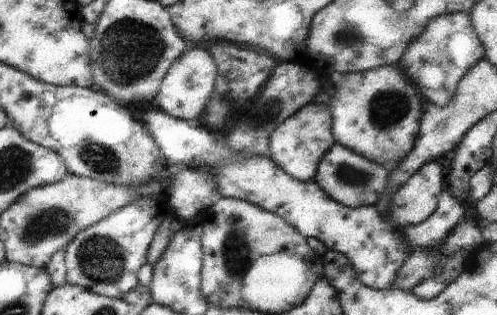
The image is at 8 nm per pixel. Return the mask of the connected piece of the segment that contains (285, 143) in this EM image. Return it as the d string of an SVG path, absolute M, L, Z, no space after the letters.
M320 103L302 106L296 114L288 116L274 132L272 132L268 153L278 168L298 180L312 181L323 156L335 143L332 136L332 114L330 108Z

